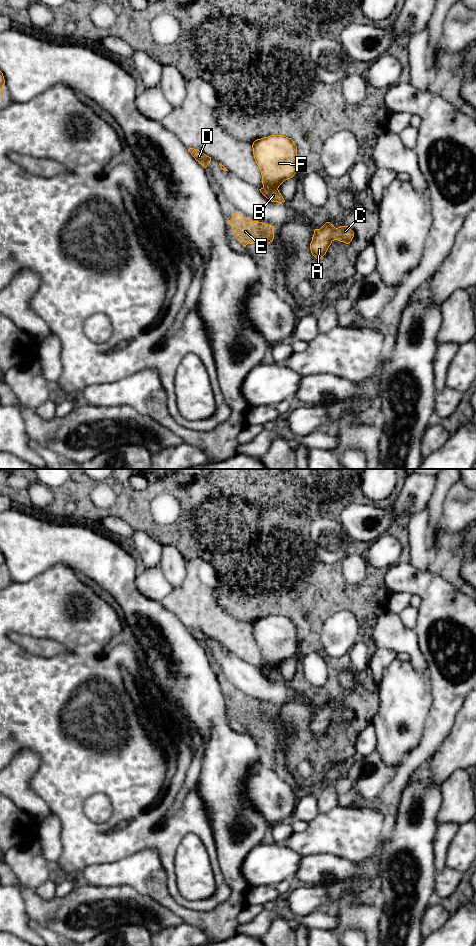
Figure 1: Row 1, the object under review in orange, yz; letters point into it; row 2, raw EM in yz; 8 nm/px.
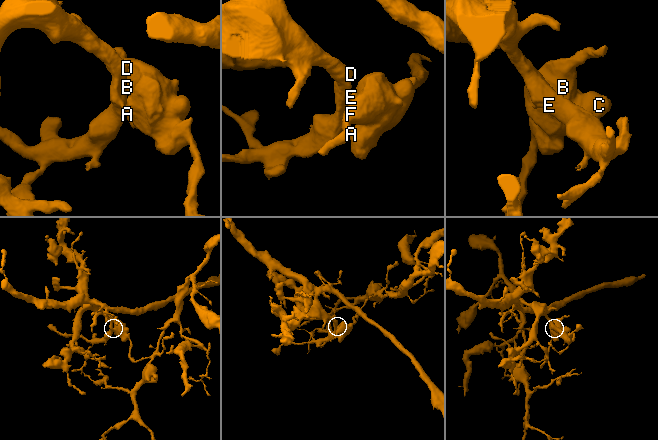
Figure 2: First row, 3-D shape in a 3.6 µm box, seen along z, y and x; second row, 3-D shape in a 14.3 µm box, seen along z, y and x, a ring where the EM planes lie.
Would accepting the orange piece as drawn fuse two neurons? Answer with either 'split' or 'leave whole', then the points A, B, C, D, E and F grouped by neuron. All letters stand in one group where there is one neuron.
split | A B C E F / D

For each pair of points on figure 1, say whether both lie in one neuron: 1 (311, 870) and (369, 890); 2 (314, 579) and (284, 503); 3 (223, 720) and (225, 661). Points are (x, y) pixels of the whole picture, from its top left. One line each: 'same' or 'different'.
1: same
2: same
3: different

